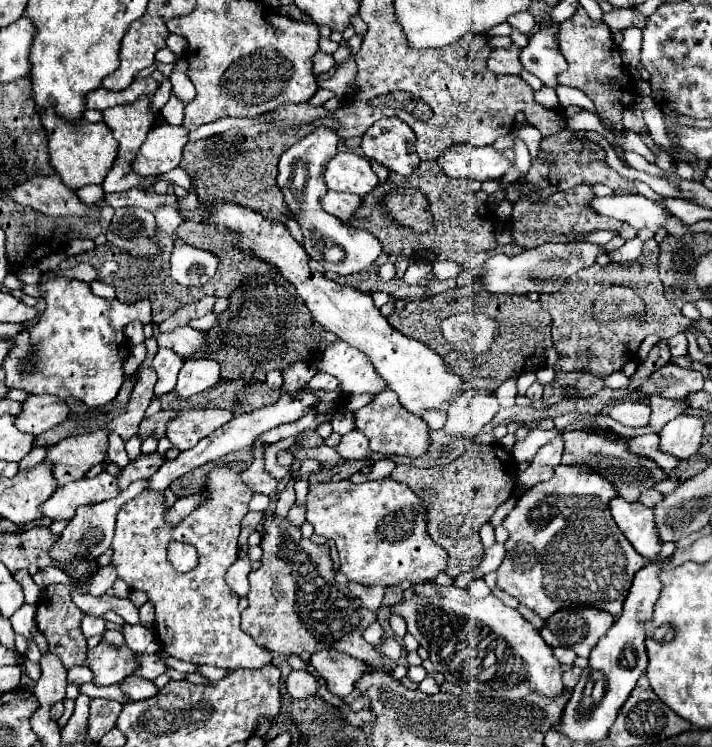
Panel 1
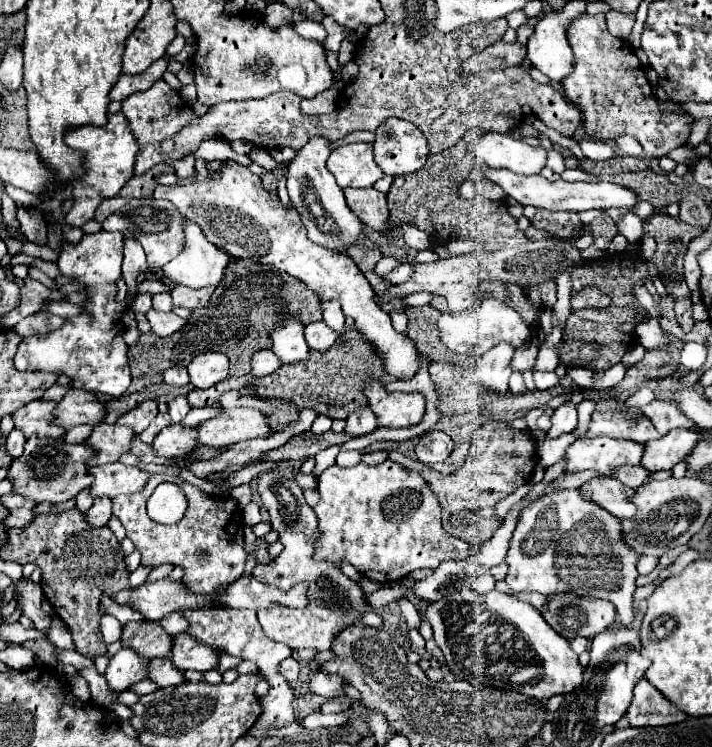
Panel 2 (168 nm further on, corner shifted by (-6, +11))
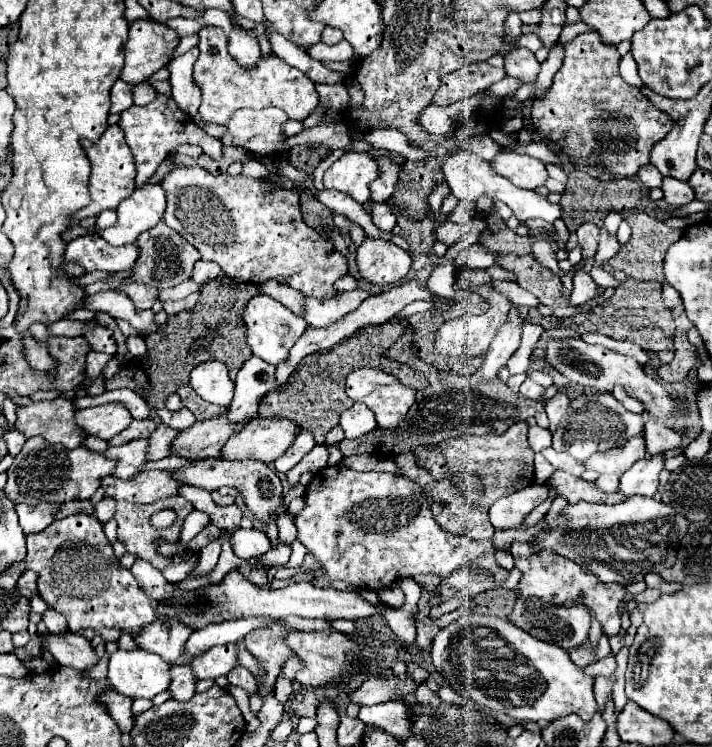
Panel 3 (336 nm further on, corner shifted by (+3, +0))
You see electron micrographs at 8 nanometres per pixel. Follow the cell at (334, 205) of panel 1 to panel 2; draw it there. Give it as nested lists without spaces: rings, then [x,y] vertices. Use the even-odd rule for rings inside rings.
[[[345,189],[345,199],[351,211],[363,219],[361,223],[385,233],[389,231],[389,207],[387,197],[377,189]]]

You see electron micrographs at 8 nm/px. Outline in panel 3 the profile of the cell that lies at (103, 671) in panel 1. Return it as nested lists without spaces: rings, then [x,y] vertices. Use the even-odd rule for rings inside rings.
[[[159,615],[154,624],[148,624],[142,628],[142,632],[138,632],[138,636],[134,636],[134,642],[138,648],[154,652],[168,664],[174,664],[184,652],[184,642],[190,634],[192,630],[188,626],[168,616]]]

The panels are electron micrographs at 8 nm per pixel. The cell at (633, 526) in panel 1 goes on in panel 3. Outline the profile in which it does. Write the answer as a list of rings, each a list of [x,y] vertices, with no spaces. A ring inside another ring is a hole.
[[[556,470],[550,478],[548,484],[556,488],[558,494],[562,494],[568,504],[578,504],[578,502],[602,502],[602,492],[592,484],[584,482],[582,478],[576,478],[568,472]]]

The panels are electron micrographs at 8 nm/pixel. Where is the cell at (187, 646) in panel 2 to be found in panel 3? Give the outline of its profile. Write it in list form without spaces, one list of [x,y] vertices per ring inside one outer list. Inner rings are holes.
[[[234,644],[210,648],[210,652],[204,652],[202,656],[194,656],[194,660],[190,660],[190,668],[196,680],[226,676],[234,666],[236,666]]]

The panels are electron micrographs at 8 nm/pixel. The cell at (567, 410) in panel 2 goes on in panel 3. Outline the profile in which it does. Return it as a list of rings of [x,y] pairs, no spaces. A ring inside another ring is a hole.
[[[558,392],[548,404],[546,404],[546,414],[550,418],[550,432],[554,428],[558,428],[558,424],[566,418],[566,412],[568,412],[568,406],[570,406],[570,400],[564,392]]]

